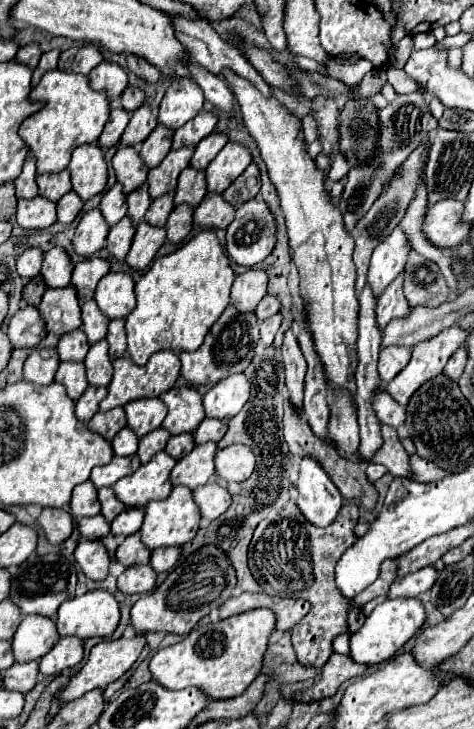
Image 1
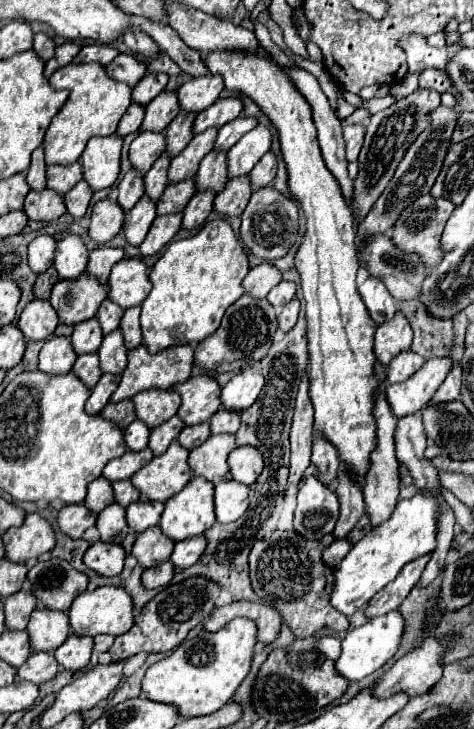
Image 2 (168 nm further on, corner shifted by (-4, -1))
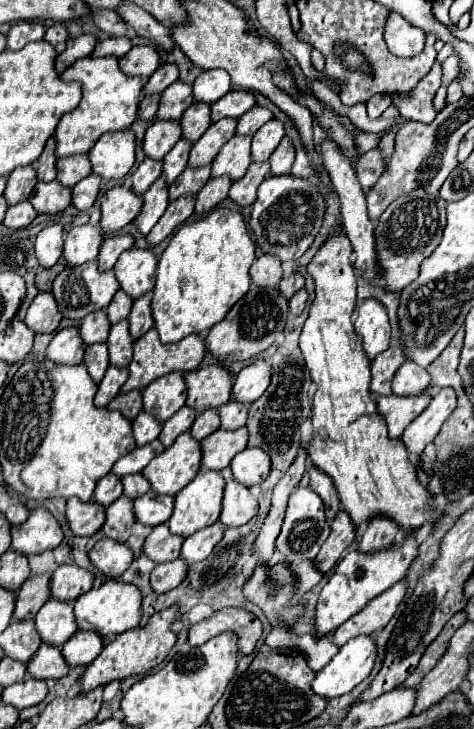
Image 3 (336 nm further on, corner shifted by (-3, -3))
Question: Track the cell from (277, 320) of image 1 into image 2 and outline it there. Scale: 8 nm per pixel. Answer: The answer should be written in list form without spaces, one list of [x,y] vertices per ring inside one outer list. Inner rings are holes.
[[[294,297],[288,305],[284,305],[280,311],[278,311],[278,329],[280,331],[288,331],[296,325],[296,319],[298,319],[298,311],[300,311],[300,303],[298,299]]]

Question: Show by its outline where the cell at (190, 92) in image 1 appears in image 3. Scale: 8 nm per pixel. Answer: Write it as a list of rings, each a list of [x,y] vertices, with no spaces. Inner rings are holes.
[[[223,69],[203,71],[193,83],[193,91],[195,91],[197,101],[215,103],[231,91],[231,79],[229,79],[227,71],[223,71]]]

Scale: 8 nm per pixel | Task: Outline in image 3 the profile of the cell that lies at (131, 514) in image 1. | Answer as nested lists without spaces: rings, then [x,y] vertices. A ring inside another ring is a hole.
[[[147,491],[135,499],[135,517],[143,525],[161,525],[171,517],[173,501],[173,495],[155,495],[155,491]]]

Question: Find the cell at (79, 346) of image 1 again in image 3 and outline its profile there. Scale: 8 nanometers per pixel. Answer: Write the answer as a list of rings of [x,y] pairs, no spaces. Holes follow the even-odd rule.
[[[99,309],[91,315],[87,315],[81,323],[81,337],[87,345],[93,345],[93,343],[103,343],[109,335],[109,329],[111,329],[111,323],[107,319],[107,311],[105,309]]]

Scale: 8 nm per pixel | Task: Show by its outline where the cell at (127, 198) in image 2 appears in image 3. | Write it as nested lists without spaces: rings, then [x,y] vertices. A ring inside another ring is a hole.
[[[147,157],[135,169],[135,173],[131,175],[131,179],[133,179],[133,185],[131,185],[133,191],[139,193],[139,195],[143,195],[151,187],[151,183],[161,175],[161,171],[163,171],[163,161],[155,161],[155,159]]]

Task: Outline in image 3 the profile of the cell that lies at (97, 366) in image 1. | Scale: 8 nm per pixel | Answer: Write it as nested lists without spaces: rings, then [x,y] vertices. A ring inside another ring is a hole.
[[[127,319],[119,321],[117,325],[111,327],[107,345],[109,345],[111,365],[127,367],[131,363],[131,357],[133,357],[133,339],[131,339],[131,333],[129,333],[129,327],[127,327]]]

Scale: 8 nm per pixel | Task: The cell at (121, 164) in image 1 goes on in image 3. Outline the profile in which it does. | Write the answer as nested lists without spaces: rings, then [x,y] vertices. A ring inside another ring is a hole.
[[[157,119],[145,133],[143,139],[143,151],[147,157],[153,159],[163,159],[173,145],[183,137],[183,129],[179,125],[179,121],[165,121],[165,119]]]

